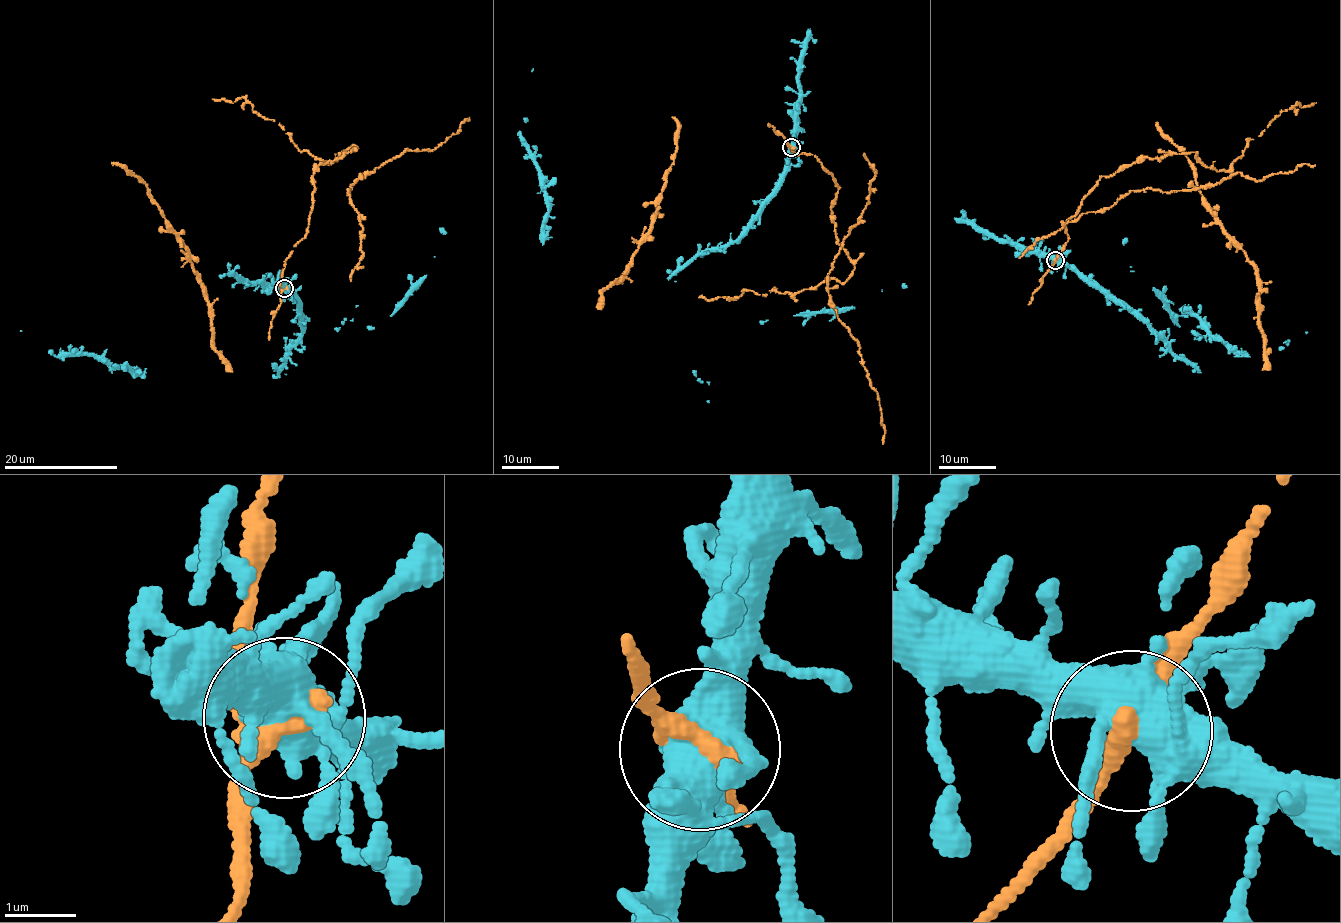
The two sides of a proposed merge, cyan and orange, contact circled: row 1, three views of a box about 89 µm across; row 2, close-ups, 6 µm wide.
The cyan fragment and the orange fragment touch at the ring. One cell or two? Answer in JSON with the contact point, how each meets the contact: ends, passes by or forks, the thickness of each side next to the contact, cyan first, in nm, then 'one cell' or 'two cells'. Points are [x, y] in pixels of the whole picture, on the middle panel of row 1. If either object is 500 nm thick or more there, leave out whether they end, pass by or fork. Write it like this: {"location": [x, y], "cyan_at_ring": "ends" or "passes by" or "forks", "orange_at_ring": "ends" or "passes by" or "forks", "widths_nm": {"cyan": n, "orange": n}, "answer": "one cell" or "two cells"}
{"location": [791, 147], "cyan_at_ring": "forks", "orange_at_ring": "passes by", "widths_nm": {"cyan": 480, "orange": 260}, "answer": "two cells"}

